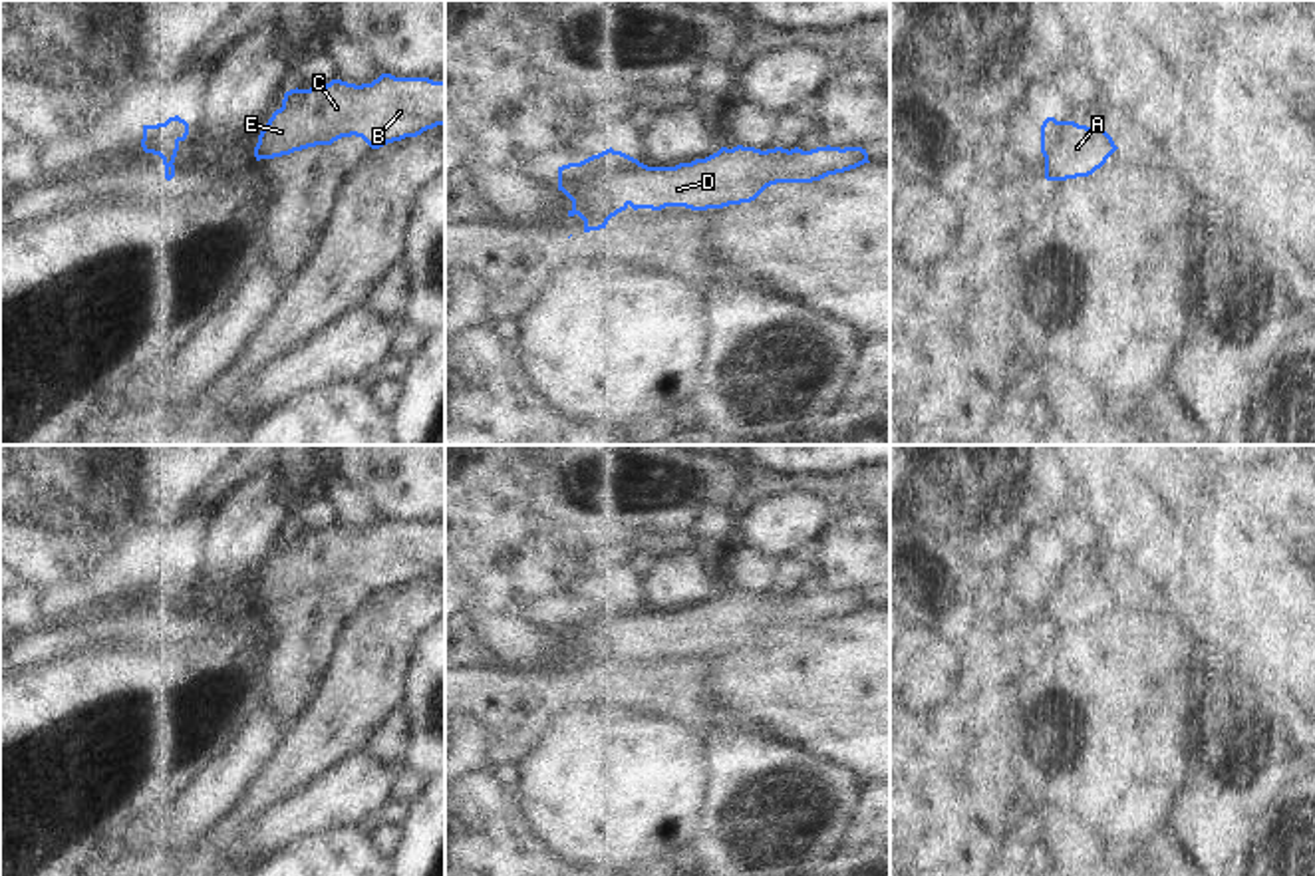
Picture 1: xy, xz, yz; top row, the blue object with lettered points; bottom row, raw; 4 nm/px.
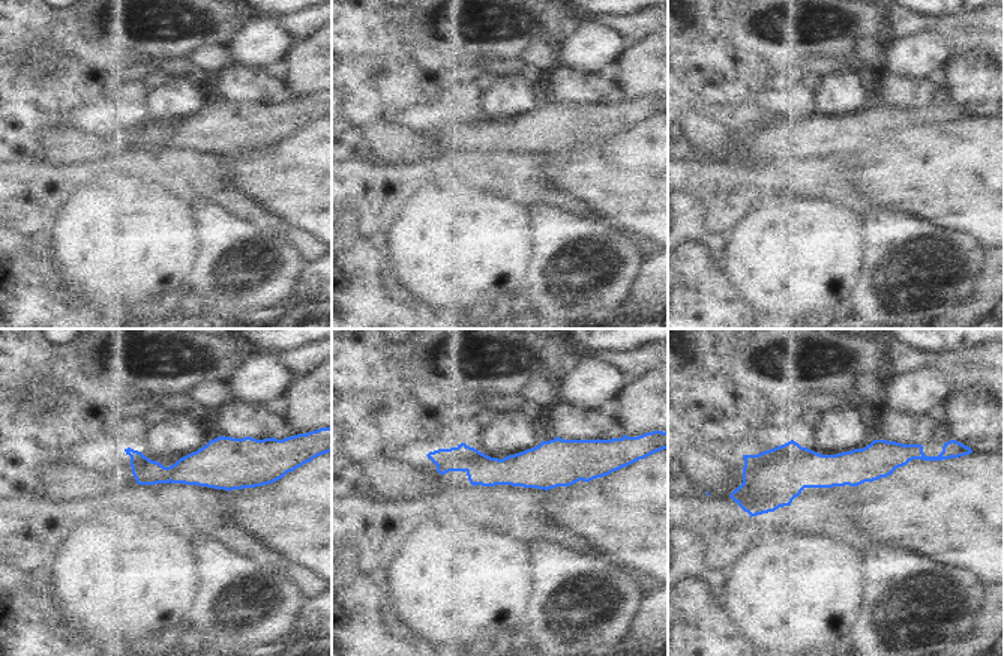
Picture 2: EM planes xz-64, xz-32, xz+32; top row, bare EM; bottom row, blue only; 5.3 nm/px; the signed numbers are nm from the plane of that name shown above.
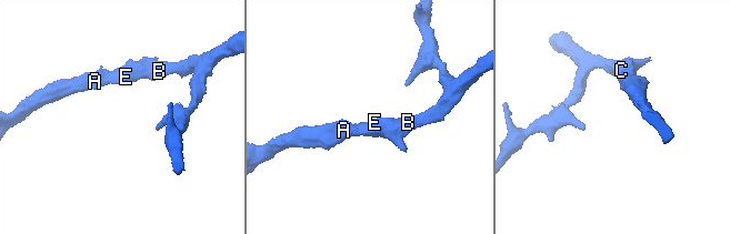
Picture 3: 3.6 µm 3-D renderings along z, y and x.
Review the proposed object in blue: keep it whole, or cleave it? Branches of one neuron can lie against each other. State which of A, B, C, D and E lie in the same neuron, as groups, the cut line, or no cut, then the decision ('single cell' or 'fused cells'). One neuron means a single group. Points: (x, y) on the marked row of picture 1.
groups A B C D E; cut none; single cell

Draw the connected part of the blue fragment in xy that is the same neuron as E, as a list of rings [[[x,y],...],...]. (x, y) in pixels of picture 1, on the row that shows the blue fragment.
[[[391,73],[362,85],[332,79],[286,91],[258,135],[254,157],[274,159],[352,135],[379,149],[437,125],[445,125],[445,81]]]

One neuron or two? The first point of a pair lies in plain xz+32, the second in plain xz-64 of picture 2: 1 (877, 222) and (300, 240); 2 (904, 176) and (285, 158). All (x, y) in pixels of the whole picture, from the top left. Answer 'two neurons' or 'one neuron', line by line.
1: two neurons
2: one neuron

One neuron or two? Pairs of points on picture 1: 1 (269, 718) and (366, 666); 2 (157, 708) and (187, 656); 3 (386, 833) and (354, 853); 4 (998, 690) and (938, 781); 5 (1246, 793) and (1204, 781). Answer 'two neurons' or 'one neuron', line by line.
1: two neurons
2: one neuron
3: two neurons
4: one neuron
5: one neuron

